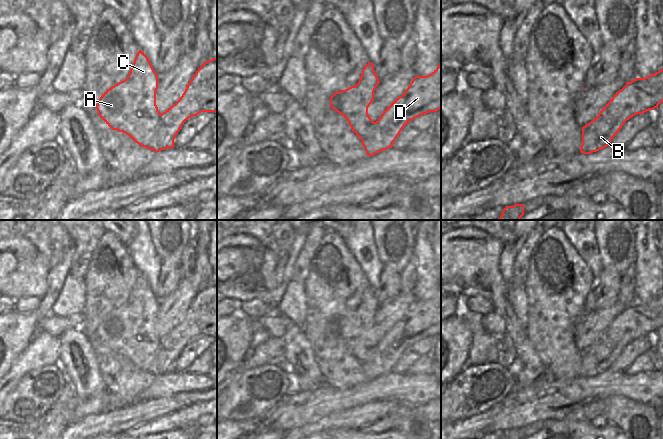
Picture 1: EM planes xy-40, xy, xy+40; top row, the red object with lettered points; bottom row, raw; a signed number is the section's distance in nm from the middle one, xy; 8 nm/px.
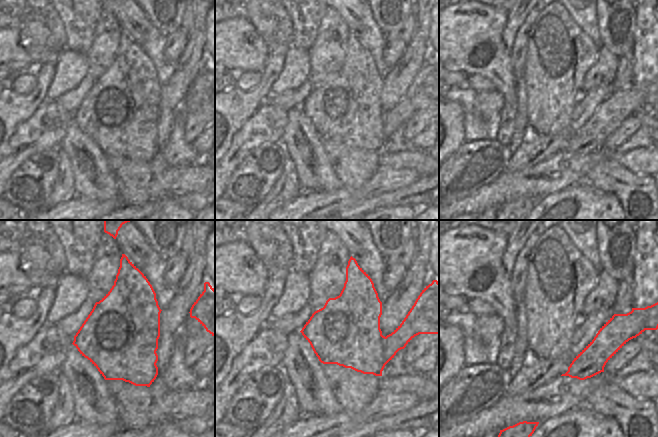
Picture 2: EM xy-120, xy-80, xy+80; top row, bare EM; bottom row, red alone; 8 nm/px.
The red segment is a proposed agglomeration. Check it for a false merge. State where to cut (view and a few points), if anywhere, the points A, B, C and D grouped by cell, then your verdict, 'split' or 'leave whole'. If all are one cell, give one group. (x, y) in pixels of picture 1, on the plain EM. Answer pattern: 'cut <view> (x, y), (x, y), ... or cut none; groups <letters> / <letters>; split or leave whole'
cut xy-40 (161, 338), (159, 350), (147, 371); groups A C / B D; split

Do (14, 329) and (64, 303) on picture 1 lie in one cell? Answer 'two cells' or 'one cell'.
two cells

